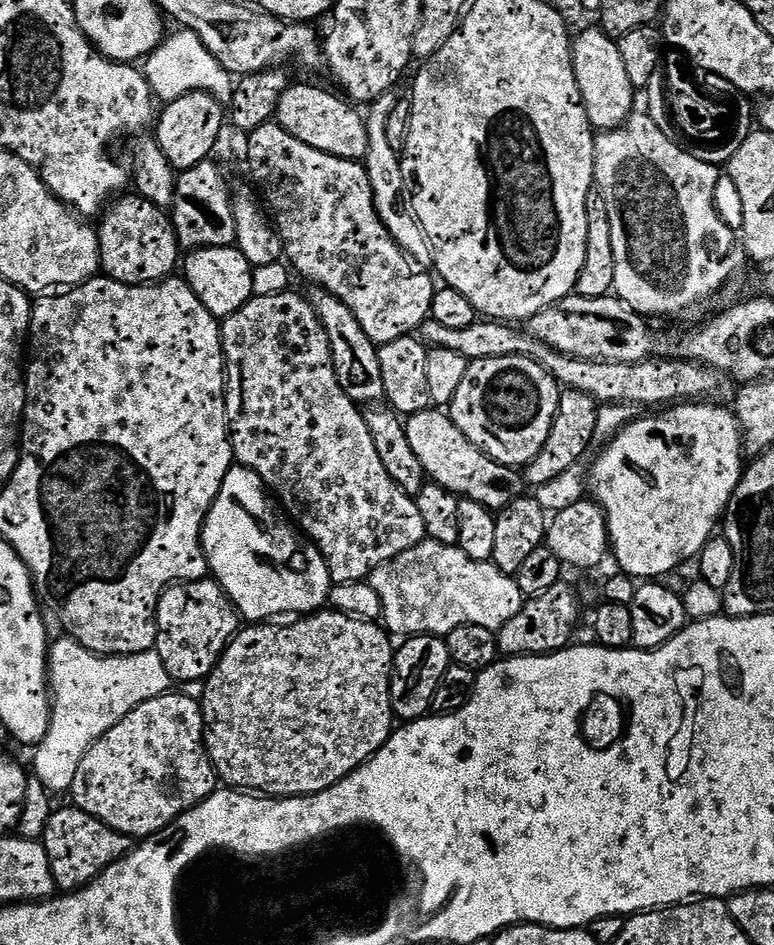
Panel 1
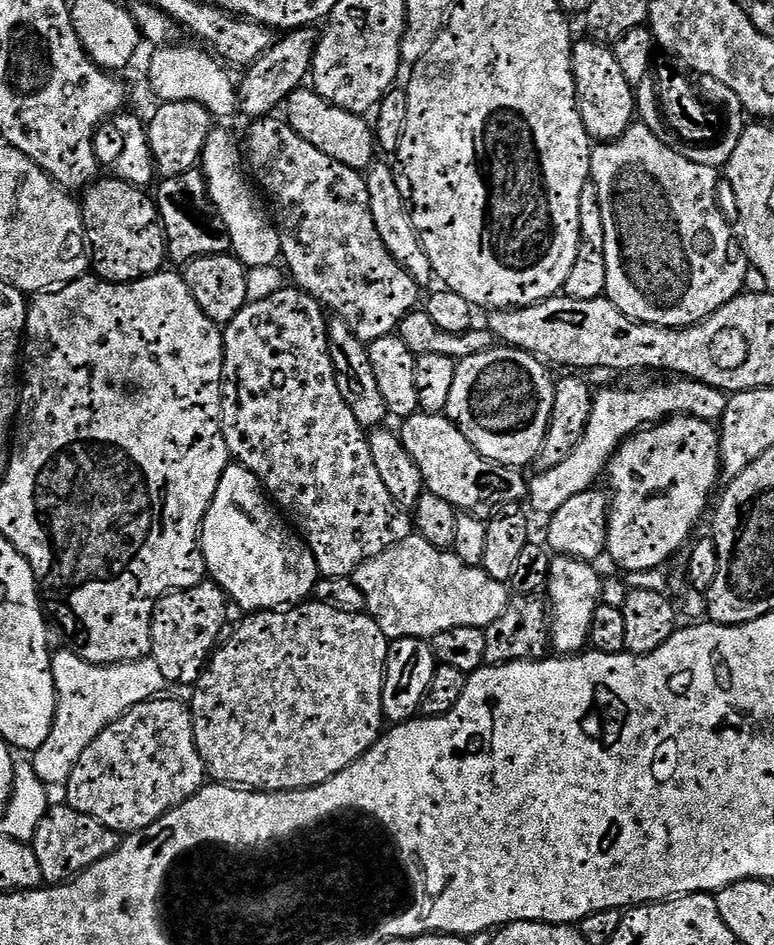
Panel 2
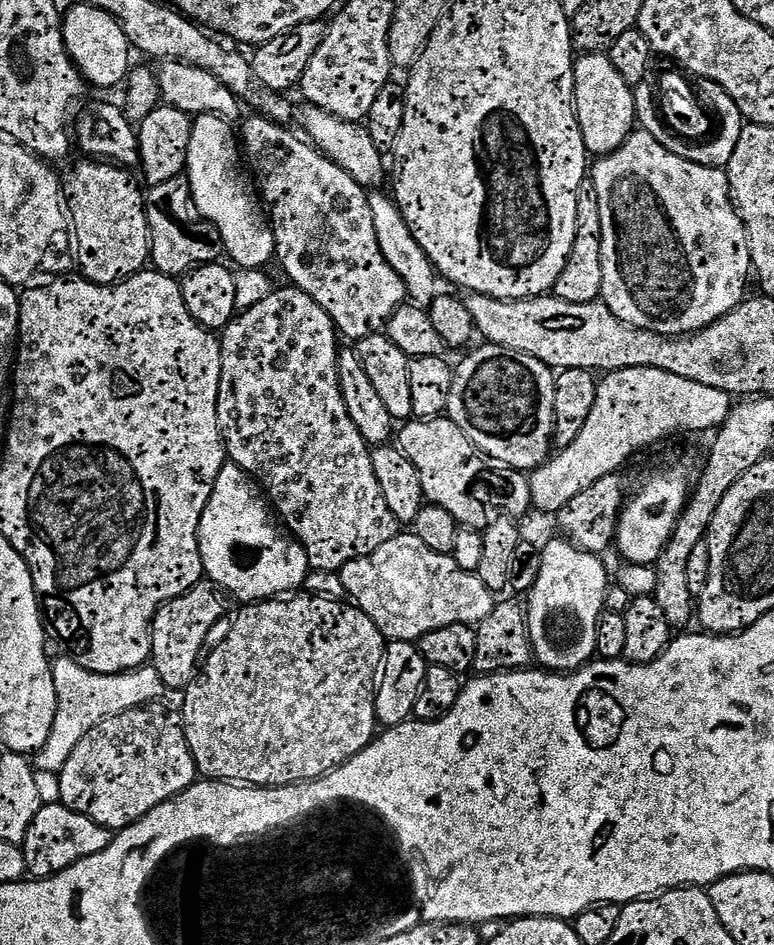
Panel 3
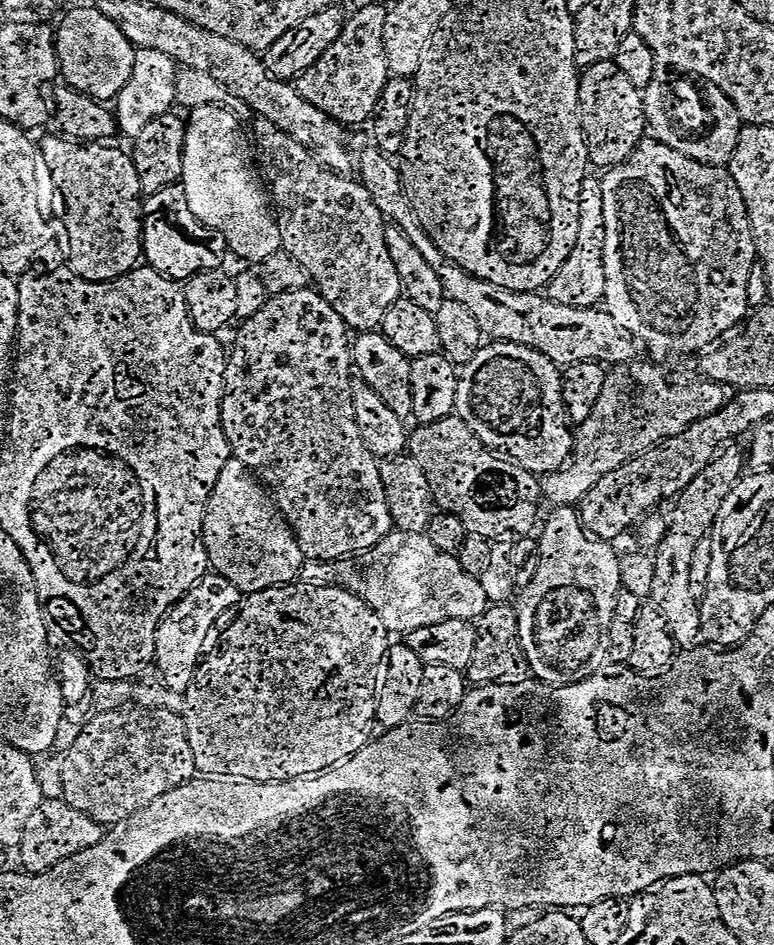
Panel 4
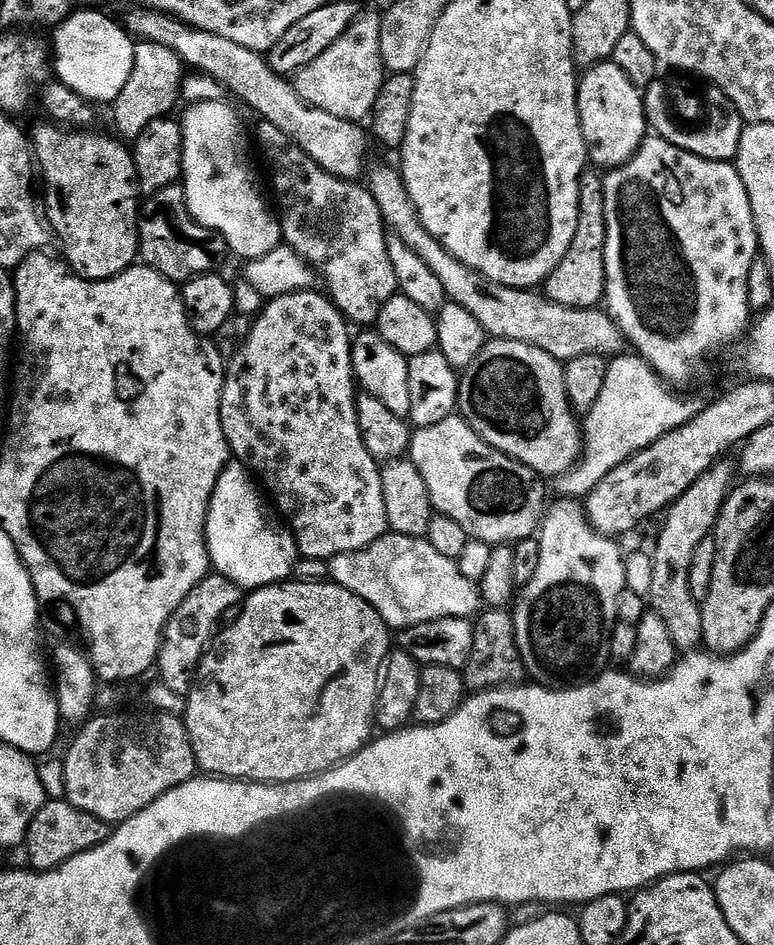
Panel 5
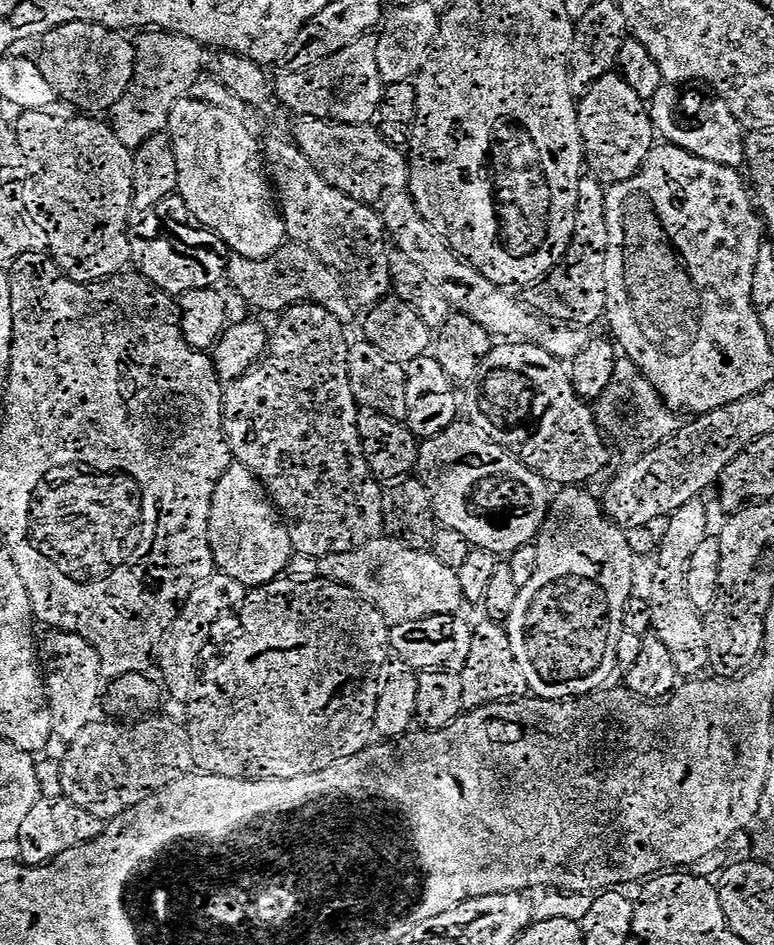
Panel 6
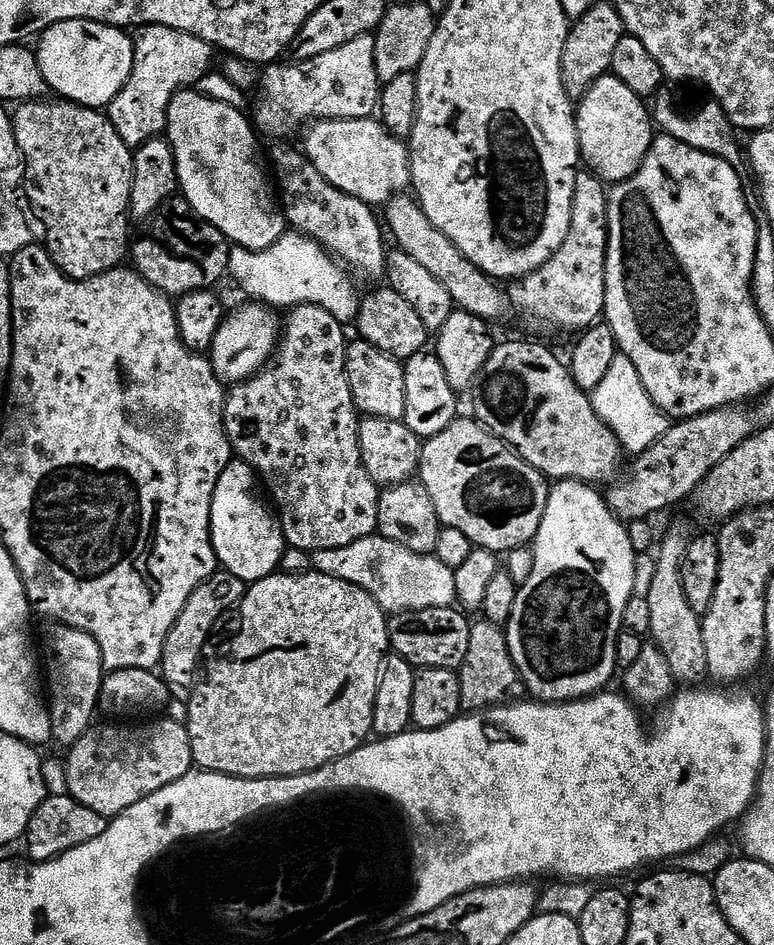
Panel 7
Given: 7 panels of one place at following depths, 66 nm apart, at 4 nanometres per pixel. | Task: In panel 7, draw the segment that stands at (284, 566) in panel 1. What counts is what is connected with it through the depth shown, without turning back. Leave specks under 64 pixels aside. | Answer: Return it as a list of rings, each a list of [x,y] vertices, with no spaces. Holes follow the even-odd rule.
[[[233,458],[226,470],[222,470],[212,499],[212,545],[219,567],[248,586],[265,580],[279,569],[286,547],[280,517],[260,501],[256,484],[258,488],[255,470],[244,460]]]

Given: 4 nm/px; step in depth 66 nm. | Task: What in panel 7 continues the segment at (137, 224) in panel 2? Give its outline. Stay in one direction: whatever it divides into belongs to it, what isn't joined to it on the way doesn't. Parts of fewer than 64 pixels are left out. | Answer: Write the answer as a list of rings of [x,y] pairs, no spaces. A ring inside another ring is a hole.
[[[40,98],[35,102],[24,102],[19,105],[20,108],[14,112],[14,135],[16,137],[16,148],[21,150],[26,156],[26,166],[30,166],[31,175],[39,181],[39,185],[43,185],[42,190],[34,190],[33,200],[36,202],[43,201],[46,194],[52,194],[56,191],[56,213],[47,217],[47,235],[46,247],[52,261],[56,263],[57,268],[64,271],[65,276],[69,276],[72,280],[88,280],[91,276],[97,276],[103,272],[110,271],[111,268],[121,267],[125,263],[126,257],[130,252],[130,239],[128,240],[128,224],[130,225],[130,190],[132,189],[132,158],[133,149],[126,146],[126,142],[122,142],[122,138],[118,134],[118,130],[114,130],[114,126],[109,122],[107,115],[103,111],[95,108],[83,108],[81,104],[73,104],[71,102],[56,102],[60,104],[47,104],[47,99]]]

